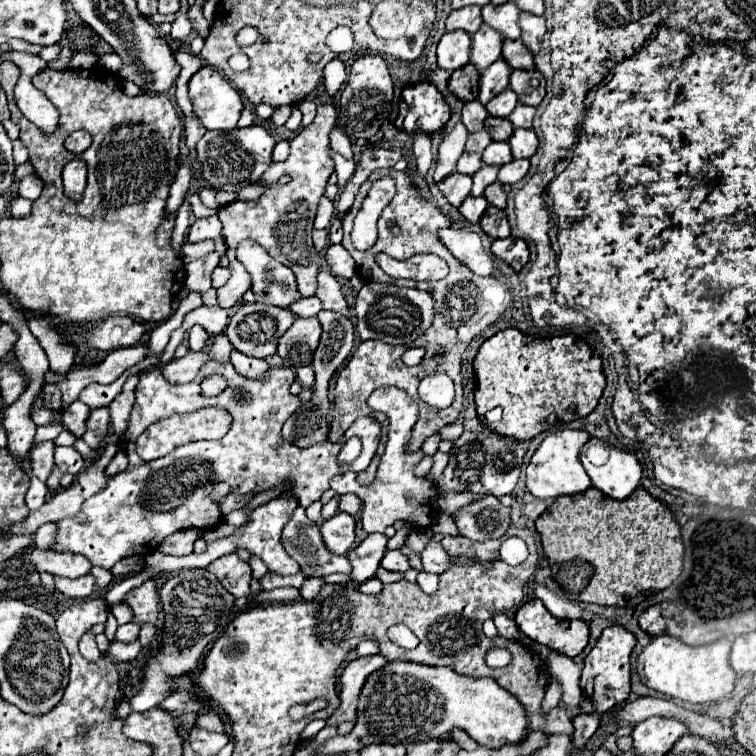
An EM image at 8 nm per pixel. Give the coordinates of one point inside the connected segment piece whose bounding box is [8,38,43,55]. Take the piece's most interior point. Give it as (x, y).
(19, 45)

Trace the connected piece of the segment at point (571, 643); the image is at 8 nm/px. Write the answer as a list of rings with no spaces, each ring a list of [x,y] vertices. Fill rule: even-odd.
[[[538,598],[520,606],[514,620],[524,636],[570,658],[580,654],[588,644],[588,626],[584,620],[558,620]]]

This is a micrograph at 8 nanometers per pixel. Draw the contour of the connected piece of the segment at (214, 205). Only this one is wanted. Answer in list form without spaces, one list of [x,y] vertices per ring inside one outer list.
[[[202,188],[198,194],[200,194],[200,200],[202,200],[202,204],[204,204],[206,208],[212,208],[212,210],[218,210],[218,208],[220,208],[220,204],[216,202],[216,192],[214,192],[214,190]]]

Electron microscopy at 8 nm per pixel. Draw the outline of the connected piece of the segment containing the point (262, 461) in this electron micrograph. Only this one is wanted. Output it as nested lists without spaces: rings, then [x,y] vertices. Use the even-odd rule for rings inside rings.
[[[208,360],[192,382],[180,386],[168,384],[158,370],[142,372],[135,391],[130,428],[122,438],[130,456],[128,468],[110,478],[102,492],[90,496],[78,516],[58,520],[60,530],[52,550],[84,554],[94,566],[102,566],[106,570],[110,570],[122,558],[148,556],[172,532],[182,528],[206,530],[218,524],[220,512],[216,512],[216,506],[210,500],[210,492],[218,482],[226,482],[232,494],[250,494],[282,486],[282,494],[294,496],[298,504],[306,508],[320,500],[322,492],[330,488],[328,482],[336,474],[346,470],[346,466],[336,462],[336,456],[352,436],[360,436],[362,440],[362,454],[352,462],[352,470],[366,470],[380,440],[380,426],[370,416],[358,418],[336,444],[322,442],[316,446],[298,448],[282,440],[282,424],[302,406],[302,400],[288,392],[292,382],[292,368],[270,368],[260,378],[246,378],[238,374],[230,362],[216,360]],[[212,374],[224,376],[228,380],[228,388],[214,398],[204,398],[200,394],[200,382]],[[206,406],[220,406],[232,414],[232,426],[224,438],[216,442],[190,442],[158,460],[140,460],[134,450],[134,440],[152,422],[176,414],[196,412]]]

